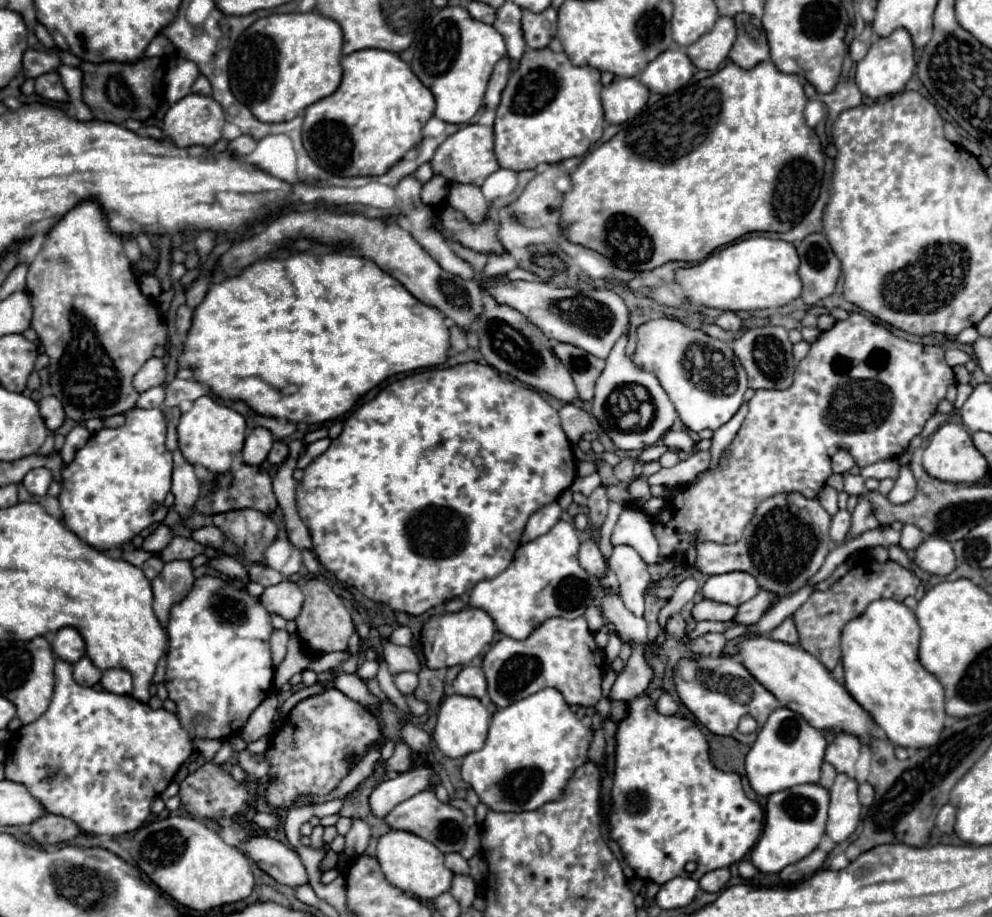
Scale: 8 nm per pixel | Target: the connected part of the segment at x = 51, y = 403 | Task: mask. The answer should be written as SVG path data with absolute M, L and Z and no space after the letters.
M45 396L39 400L39 412L47 424L49 430L55 430L59 428L63 422L65 422L65 412L63 412L63 406L61 402L55 398L55 396Z

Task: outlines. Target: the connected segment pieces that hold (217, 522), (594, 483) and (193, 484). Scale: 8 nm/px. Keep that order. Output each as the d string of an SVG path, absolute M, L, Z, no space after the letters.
M253 508L217 514L211 516L211 522L243 552L243 558L247 562L257 564L263 564L265 550L275 542L279 534L279 528L269 514Z
M595 472L595 474L585 476L585 478L575 478L575 482L571 484L571 490L589 496L597 486L601 486L601 478L599 478L599 474Z
M181 450L173 452L173 476L171 476L171 492L175 496L173 508L179 516L189 516L195 510L195 502L201 494L201 482L193 472L193 466L183 458Z

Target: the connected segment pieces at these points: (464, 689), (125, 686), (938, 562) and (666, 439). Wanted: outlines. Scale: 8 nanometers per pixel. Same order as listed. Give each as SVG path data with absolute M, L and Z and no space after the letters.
M465 666L457 678L451 684L451 690L455 694L463 694L463 696L473 696L473 698L483 698L487 694L487 680L483 676L481 666Z
M121 668L105 670L103 678L101 678L101 686L103 686L103 690L107 690L111 694L131 694L133 692L131 674Z
M929 536L915 548L915 564L937 576L947 576L955 570L955 554L951 542L939 540L939 536Z
M669 430L663 434L663 444L673 444L675 448L681 448L681 450L691 450L695 440L689 436L689 432L675 432L675 430Z

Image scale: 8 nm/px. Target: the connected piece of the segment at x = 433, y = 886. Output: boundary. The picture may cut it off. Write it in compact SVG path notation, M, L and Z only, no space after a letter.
M391 830L377 842L377 860L381 864L381 872L387 880L399 890L419 898L419 900L435 900L439 894L451 888L453 872L443 862L443 852L439 852L431 842L403 830Z

